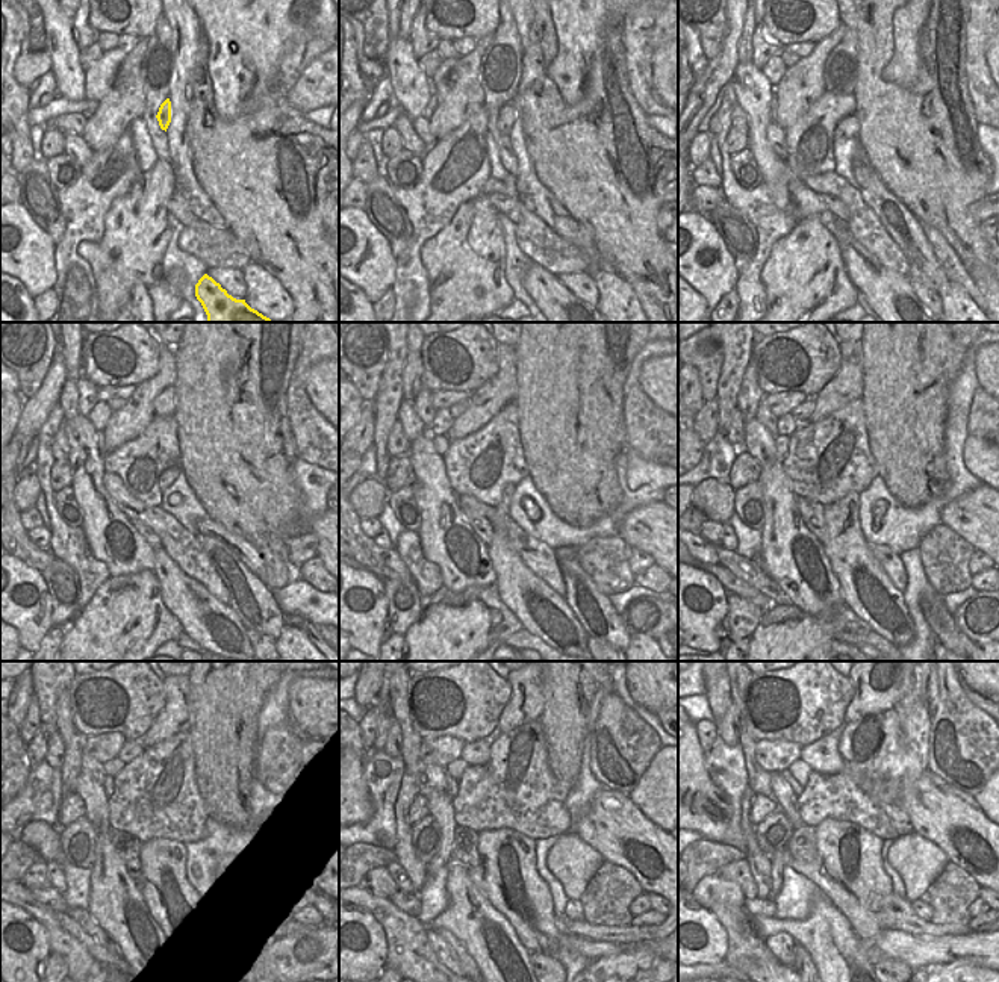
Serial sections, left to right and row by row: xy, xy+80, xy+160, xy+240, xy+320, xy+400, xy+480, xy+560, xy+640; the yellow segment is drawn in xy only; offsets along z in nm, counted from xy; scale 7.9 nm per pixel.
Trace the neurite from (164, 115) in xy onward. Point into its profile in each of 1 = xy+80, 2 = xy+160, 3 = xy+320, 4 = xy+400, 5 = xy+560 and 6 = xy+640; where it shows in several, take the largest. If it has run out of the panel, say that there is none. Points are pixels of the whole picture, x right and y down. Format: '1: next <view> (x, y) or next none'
1: next xy+80 (507, 114)
2: next xy+160 (848, 127)
3: next xy+320 (544, 613)
4: next xy+400 (866, 589)
5: next xy+560 (506, 875)
6: next xy+640 (848, 869)

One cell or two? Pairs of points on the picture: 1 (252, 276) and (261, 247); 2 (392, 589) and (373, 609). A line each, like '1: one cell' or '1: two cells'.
1: two cells
2: two cells

